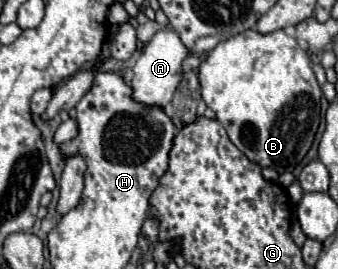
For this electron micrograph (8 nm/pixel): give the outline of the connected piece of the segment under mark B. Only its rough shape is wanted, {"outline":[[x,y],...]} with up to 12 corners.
{"outline":[[243,31],[199,67],[231,143],[293,171],[321,121],[310,57]]}

